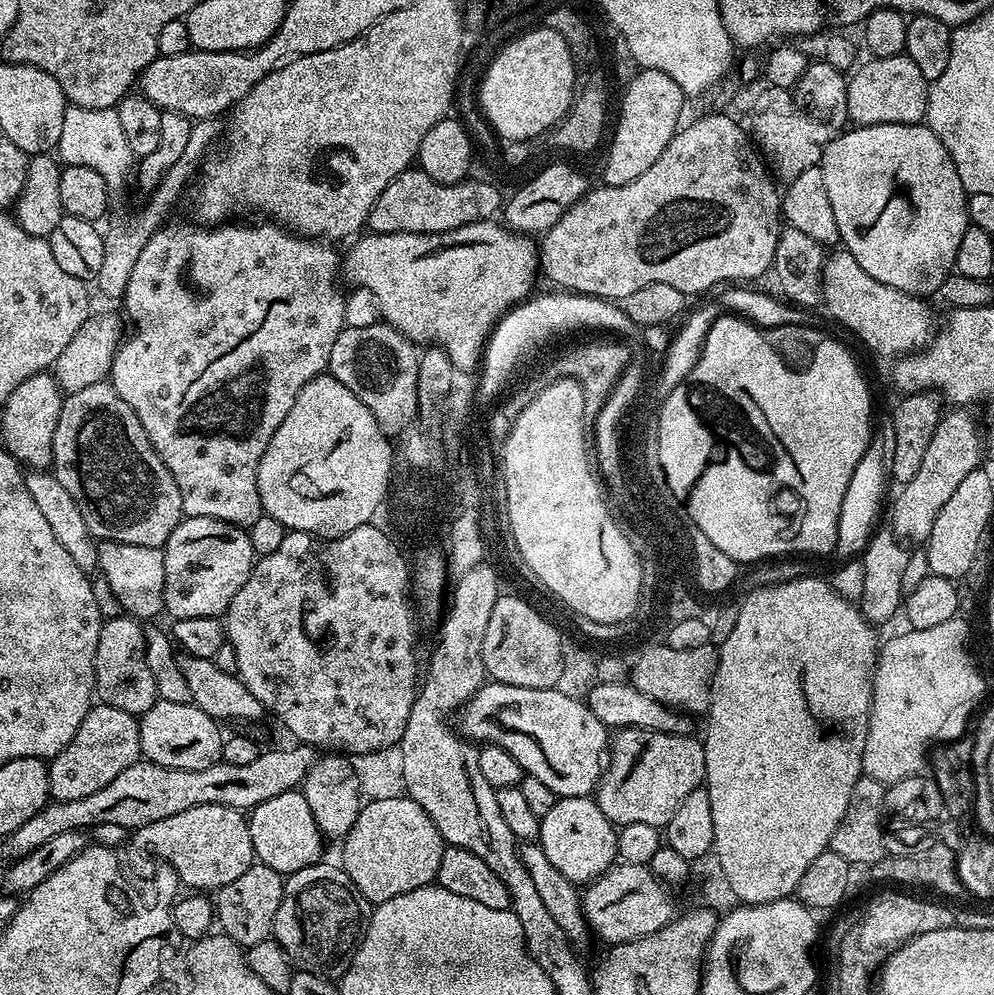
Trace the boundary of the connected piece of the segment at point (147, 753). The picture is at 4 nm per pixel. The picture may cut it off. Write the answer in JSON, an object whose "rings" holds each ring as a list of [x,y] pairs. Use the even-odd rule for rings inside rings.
{"rings":[[[157,699],[150,710],[146,710],[140,721],[140,754],[143,759],[158,766],[178,770],[206,770],[206,766],[221,759],[221,725],[210,714],[191,702]]]}

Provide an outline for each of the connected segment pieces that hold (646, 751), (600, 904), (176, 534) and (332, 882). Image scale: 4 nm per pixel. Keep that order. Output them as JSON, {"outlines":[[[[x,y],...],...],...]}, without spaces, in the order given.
{"outlines":[[[[622,728],[610,744],[610,755],[594,799],[613,826],[646,822],[646,826],[667,829],[682,798],[705,783],[708,767],[703,743],[695,735],[677,736],[645,728]]],[[[617,862],[583,889],[582,903],[589,929],[605,940],[605,945],[621,944],[654,934],[678,916],[667,887],[642,864]]],[[[185,516],[170,534],[162,549],[166,566],[166,582],[164,583],[164,612],[172,615],[173,621],[182,618],[223,617],[230,602],[234,602],[234,594],[246,586],[246,578],[250,578],[254,563],[254,553],[250,546],[250,538],[245,529],[230,522],[222,522],[218,518],[198,518]]],[[[327,862],[311,864],[302,870],[291,873],[284,881],[282,902],[278,906],[278,914],[274,918],[272,936],[286,950],[293,965],[299,966],[305,972],[312,972],[316,976],[339,978],[352,965],[354,954],[362,942],[368,929],[368,919],[372,916],[373,905],[350,882],[343,867]]]]}

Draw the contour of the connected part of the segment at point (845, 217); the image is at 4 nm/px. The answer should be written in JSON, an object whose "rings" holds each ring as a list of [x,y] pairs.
{"rings":[[[924,122],[852,126],[844,131],[848,130],[841,136],[833,135],[818,165],[838,222],[840,244],[858,258],[858,266],[870,278],[878,278],[878,282],[894,286],[894,290],[921,298],[939,293],[942,282],[956,267],[958,246],[970,223],[969,193],[964,191],[962,178],[958,178],[952,155]]]}

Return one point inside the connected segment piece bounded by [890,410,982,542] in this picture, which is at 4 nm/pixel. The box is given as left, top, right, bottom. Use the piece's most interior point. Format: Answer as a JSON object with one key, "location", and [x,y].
{"location":[955,450]}

